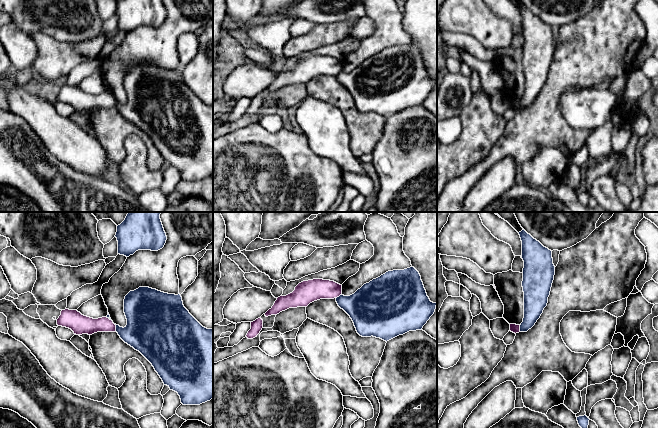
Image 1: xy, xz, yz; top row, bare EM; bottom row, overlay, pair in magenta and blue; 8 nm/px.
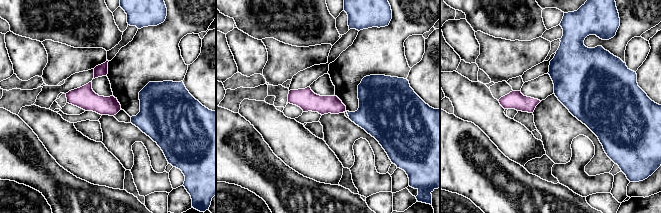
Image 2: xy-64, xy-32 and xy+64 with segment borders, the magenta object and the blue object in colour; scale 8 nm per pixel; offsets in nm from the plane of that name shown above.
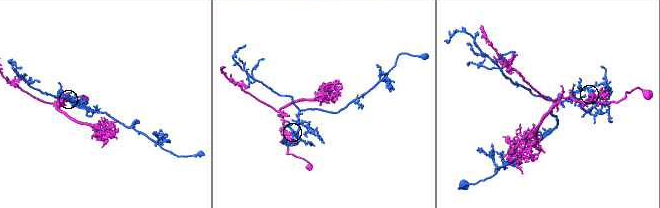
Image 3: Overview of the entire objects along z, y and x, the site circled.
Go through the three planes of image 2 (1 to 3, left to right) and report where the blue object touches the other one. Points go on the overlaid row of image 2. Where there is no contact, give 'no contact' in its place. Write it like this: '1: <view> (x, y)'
1: no contact
2: no contact
3: no contact

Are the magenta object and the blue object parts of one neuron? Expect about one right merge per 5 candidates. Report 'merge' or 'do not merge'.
do not merge

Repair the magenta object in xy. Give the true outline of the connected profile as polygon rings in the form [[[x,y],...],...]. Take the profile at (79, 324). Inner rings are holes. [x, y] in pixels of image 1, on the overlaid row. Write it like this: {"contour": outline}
{"contour": [[[69,309],[61,311],[57,325],[71,329],[76,335],[116,332],[116,325],[107,317],[93,319],[82,315],[77,310]]]}

